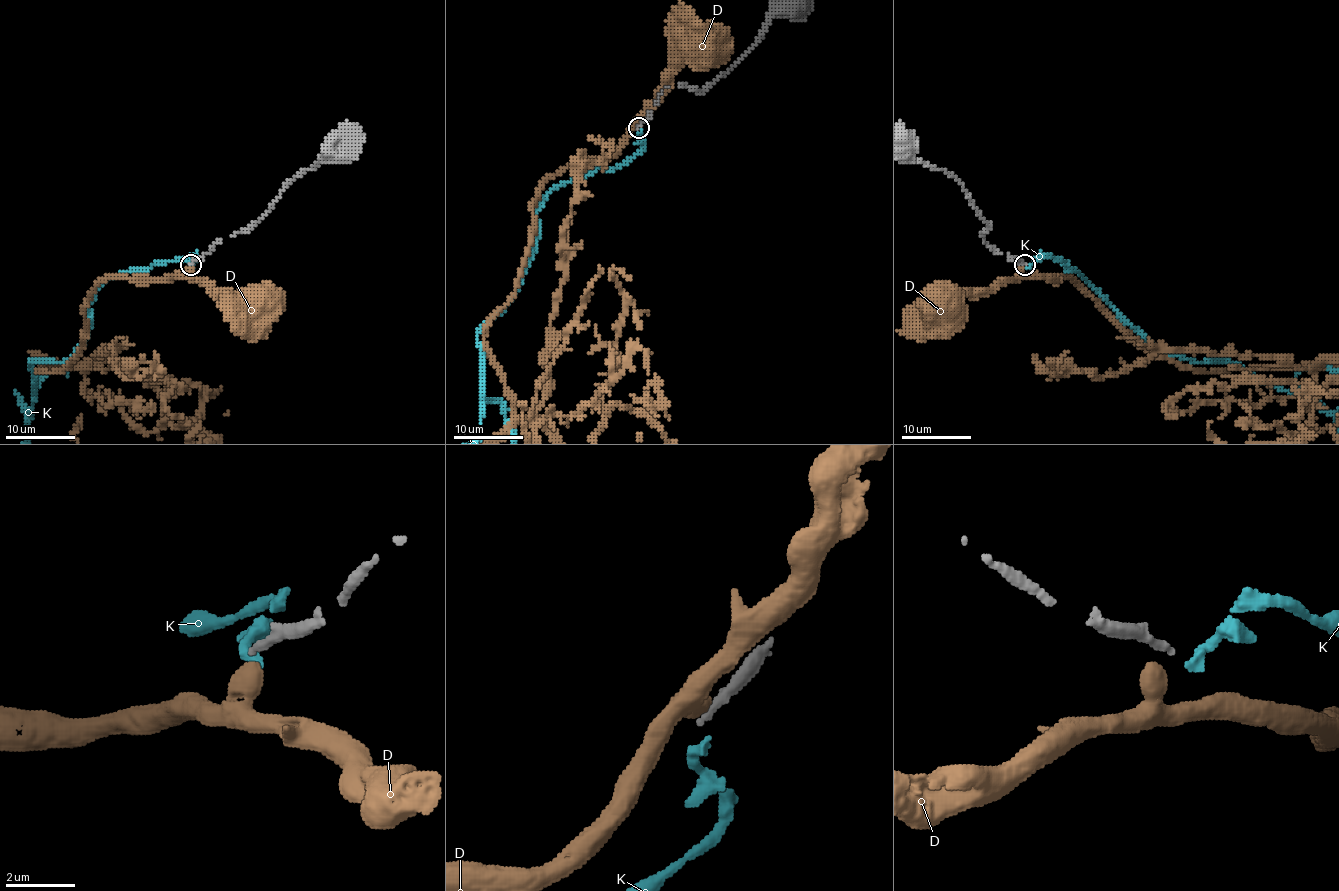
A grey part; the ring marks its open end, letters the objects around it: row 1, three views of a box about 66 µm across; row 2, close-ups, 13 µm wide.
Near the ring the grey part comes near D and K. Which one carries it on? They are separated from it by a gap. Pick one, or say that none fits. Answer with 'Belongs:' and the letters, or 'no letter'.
Belongs: K

